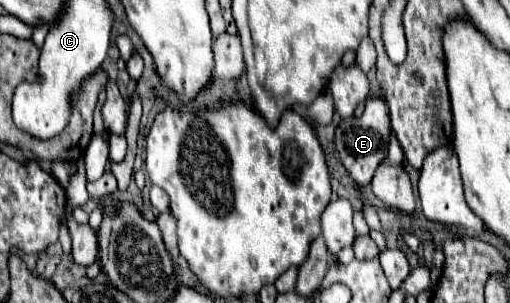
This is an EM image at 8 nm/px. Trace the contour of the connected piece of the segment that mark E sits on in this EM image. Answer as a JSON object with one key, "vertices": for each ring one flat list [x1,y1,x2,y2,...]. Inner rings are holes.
{"vertices":[[369,99,367,107,361,117,349,117,341,119,335,129,335,149,339,153,341,163,345,165,347,173,353,177,357,185,369,185,377,165,387,157,387,143,389,143,391,123,389,123,389,111,383,99]]}

